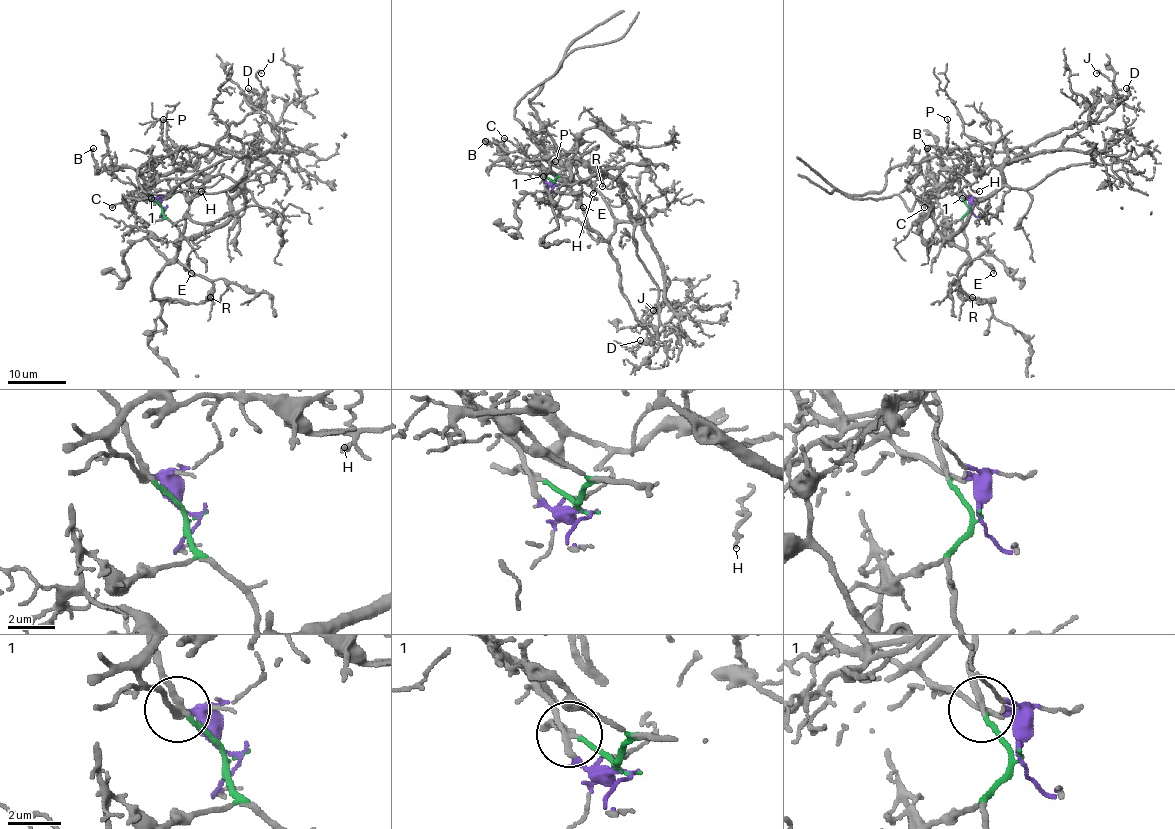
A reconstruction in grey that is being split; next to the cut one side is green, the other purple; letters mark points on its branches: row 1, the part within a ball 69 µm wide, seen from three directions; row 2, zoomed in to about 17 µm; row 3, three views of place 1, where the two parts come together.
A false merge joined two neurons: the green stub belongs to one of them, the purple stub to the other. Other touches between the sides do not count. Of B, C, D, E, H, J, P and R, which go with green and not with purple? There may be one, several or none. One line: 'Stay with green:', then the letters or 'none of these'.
Stay with green: E, R

